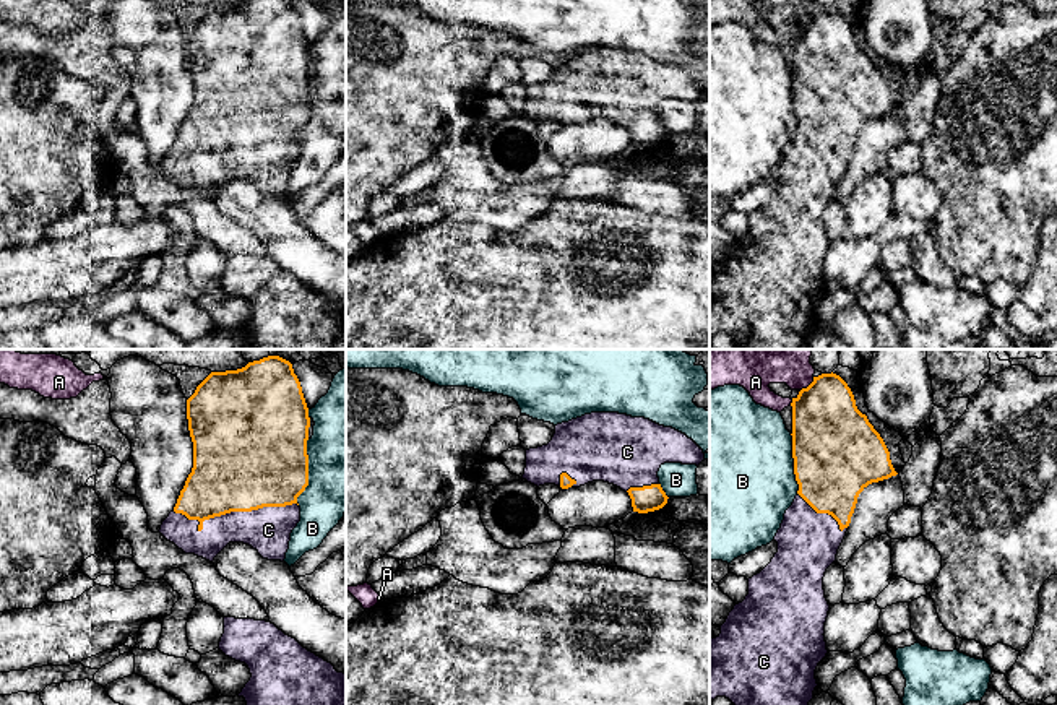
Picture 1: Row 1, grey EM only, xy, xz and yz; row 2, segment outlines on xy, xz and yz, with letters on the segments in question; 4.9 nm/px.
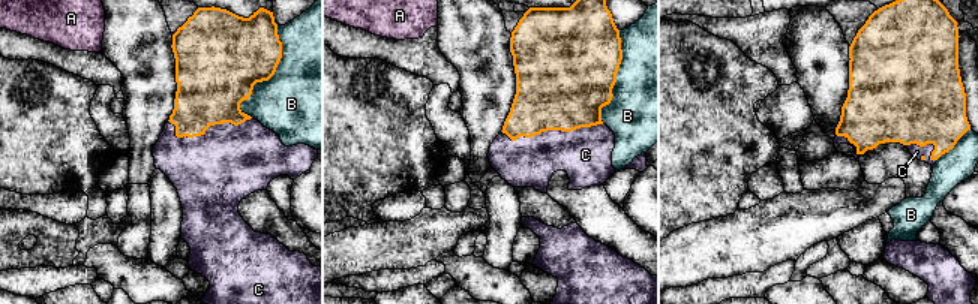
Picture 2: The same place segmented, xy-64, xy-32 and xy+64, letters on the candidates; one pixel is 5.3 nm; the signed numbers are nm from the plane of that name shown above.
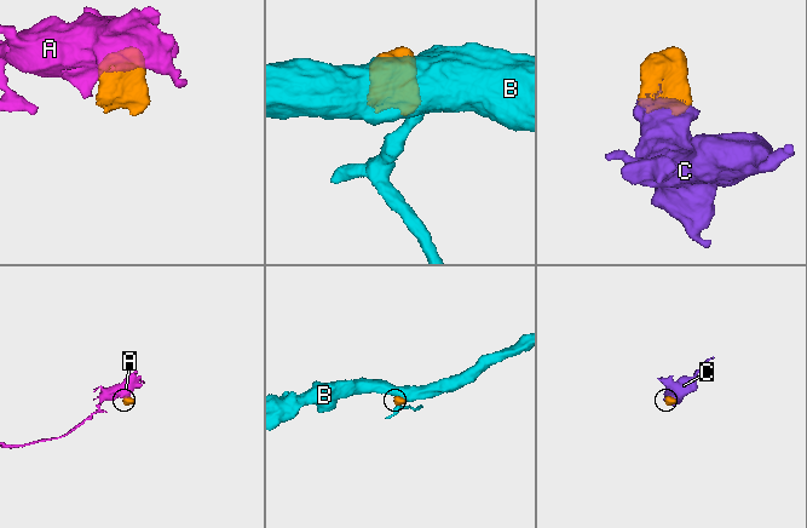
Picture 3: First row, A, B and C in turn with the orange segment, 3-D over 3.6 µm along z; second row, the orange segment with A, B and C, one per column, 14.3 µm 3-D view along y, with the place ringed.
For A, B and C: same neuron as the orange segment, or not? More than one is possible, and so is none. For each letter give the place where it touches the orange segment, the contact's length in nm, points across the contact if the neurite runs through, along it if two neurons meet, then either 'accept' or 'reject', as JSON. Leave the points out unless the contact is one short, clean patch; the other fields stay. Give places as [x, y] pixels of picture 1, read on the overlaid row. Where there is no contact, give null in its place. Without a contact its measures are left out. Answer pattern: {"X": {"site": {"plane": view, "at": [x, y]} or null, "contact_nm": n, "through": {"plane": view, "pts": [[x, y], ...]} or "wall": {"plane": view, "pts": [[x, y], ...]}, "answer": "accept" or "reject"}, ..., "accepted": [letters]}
{"A": {"site": {"plane": "yz", "at": [809, 385]}, "contact_nm": 100, "answer": "reject"}, "B": {"site": {"plane": "xy", "at": [307, 471]}, "contact_nm": 340, "answer": "reject"}, "C": {"site": {"plane": "xy", "at": [234, 510]}, "contact_nm": 600, "answer": "accept"}, "accepted": ["C"]}

